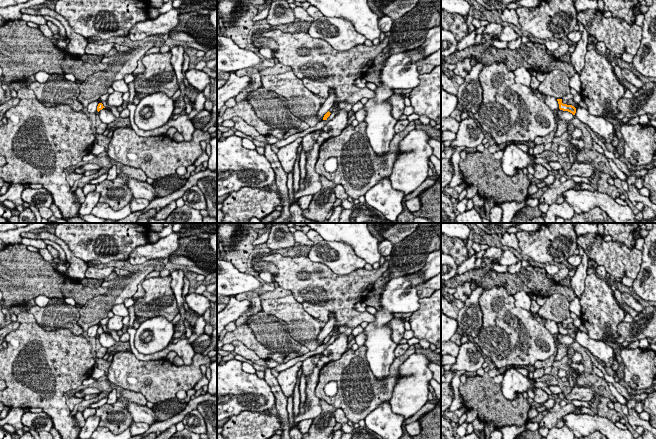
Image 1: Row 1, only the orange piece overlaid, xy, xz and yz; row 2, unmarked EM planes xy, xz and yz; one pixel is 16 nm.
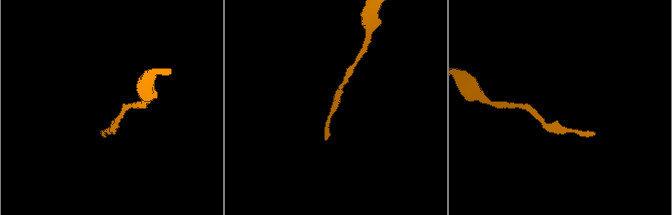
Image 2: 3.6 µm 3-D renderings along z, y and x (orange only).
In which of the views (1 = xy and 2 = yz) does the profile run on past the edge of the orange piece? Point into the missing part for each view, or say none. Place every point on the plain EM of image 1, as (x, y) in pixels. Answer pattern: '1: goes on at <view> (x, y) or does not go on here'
1: does not go on here
2: does not go on here

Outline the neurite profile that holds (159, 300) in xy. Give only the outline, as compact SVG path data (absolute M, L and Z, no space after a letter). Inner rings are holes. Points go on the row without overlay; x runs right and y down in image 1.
M171 276L150 277L143 281L145 295L134 300L134 312L140 324L156 316L172 321L179 313L171 281Z

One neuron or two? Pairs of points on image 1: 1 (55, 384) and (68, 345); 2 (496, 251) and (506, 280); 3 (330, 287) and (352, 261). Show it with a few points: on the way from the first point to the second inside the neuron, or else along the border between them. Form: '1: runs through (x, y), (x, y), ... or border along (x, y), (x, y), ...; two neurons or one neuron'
1: runs through (55, 374), (55, 363), (60, 355); one neuron
2: border along (479, 267), (486, 272), (492, 268); two neurons
3: border along (320, 262), (338, 274), (348, 274), (362, 268); two neurons

